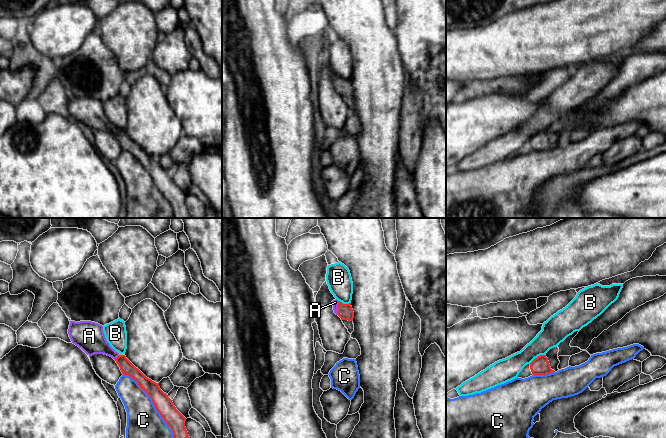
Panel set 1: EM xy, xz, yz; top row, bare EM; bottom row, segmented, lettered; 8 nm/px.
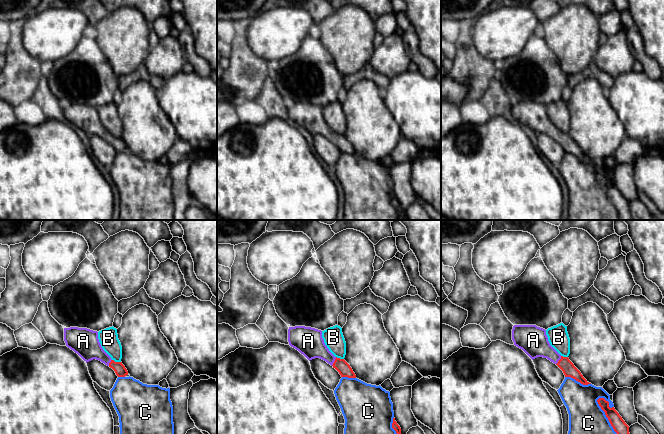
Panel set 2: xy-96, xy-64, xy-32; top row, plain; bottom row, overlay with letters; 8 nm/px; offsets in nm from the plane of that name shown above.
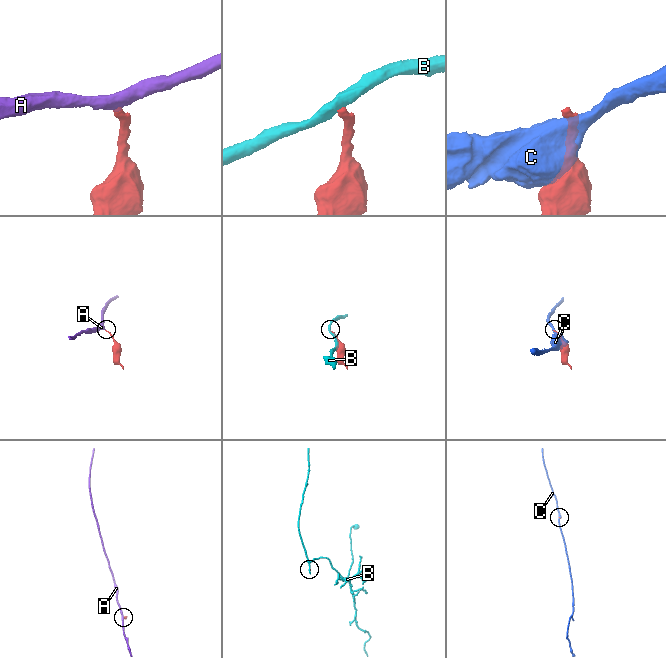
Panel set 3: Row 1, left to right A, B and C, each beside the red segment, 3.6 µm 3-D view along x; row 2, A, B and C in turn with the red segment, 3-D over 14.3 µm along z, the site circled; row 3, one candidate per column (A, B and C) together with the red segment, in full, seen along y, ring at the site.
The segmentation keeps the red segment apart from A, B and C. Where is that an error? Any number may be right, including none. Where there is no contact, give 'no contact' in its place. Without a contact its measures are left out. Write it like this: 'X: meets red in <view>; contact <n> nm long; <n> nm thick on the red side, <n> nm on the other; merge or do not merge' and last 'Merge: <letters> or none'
A: meets red in xz; contact 110 nm long; 120 nm thick on the red side, 50 nm on the other; merge
B: meets red in yz; contact 150 nm long; 140 nm thick on the red side, 200 nm on the other; do not merge
C: meets red in xy; contact 650 nm long; 150 nm thick on the red side, 280 nm on the other; do not merge
Merge: A

